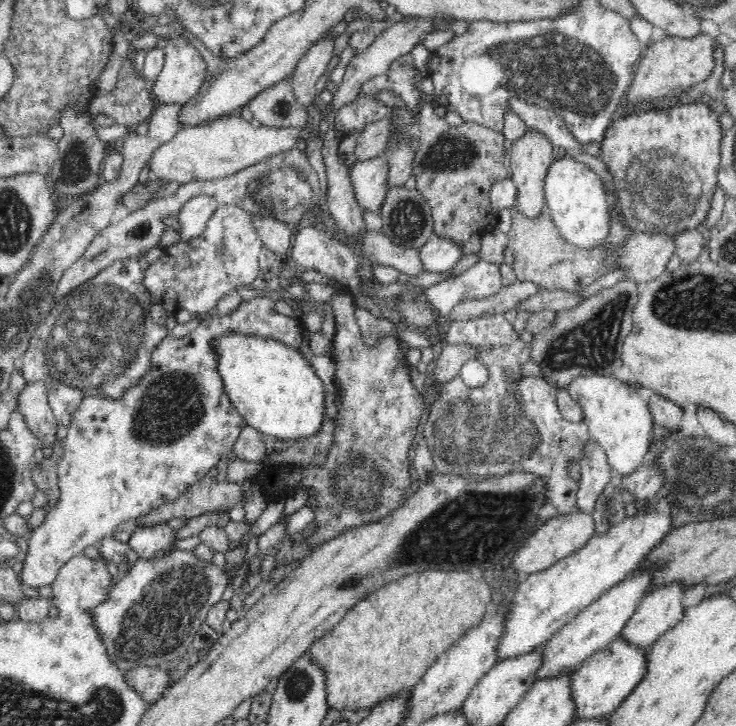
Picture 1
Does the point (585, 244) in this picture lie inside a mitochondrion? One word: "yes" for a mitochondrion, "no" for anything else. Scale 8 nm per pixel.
no

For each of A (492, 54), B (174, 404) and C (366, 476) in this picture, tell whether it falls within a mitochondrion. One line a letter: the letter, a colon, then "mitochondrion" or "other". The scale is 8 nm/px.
A: mitochondrion
B: mitochondrion
C: mitochondrion

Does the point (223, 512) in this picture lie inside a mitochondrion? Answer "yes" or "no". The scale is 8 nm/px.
no

